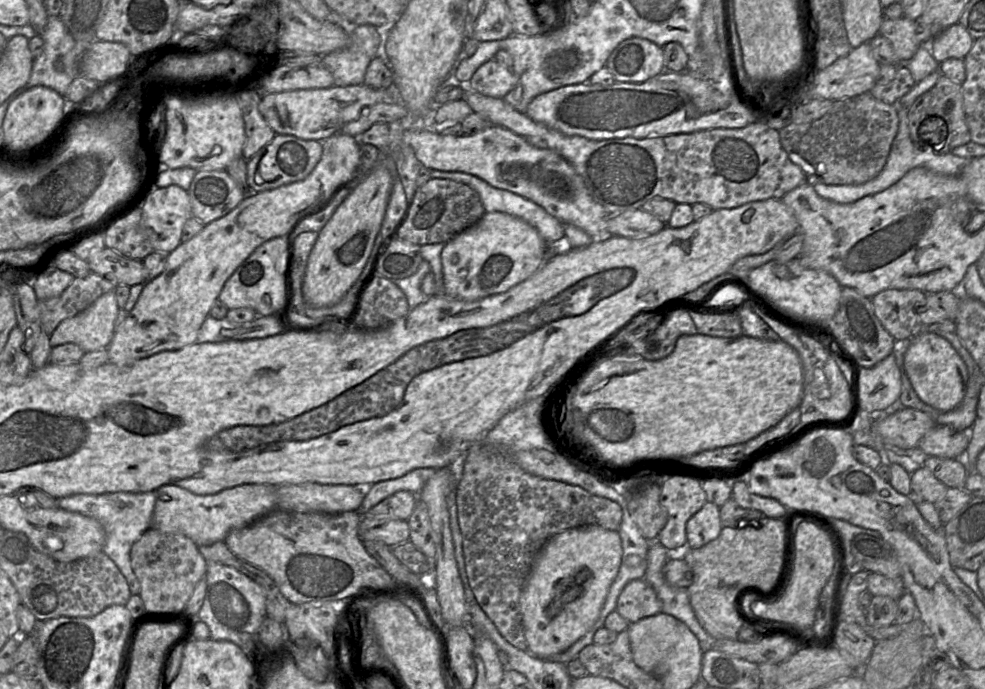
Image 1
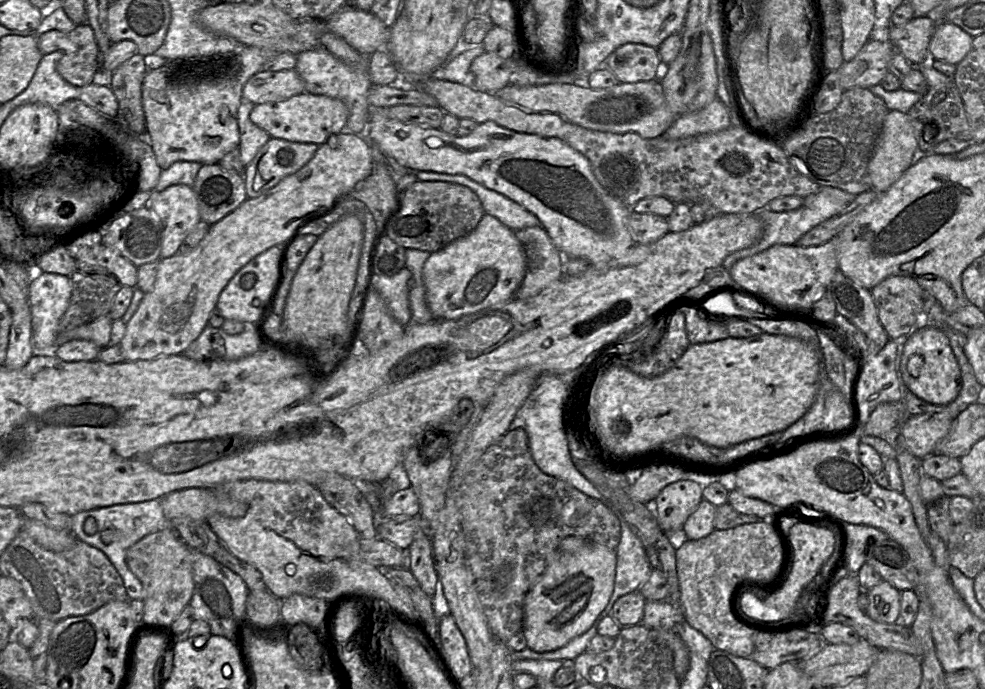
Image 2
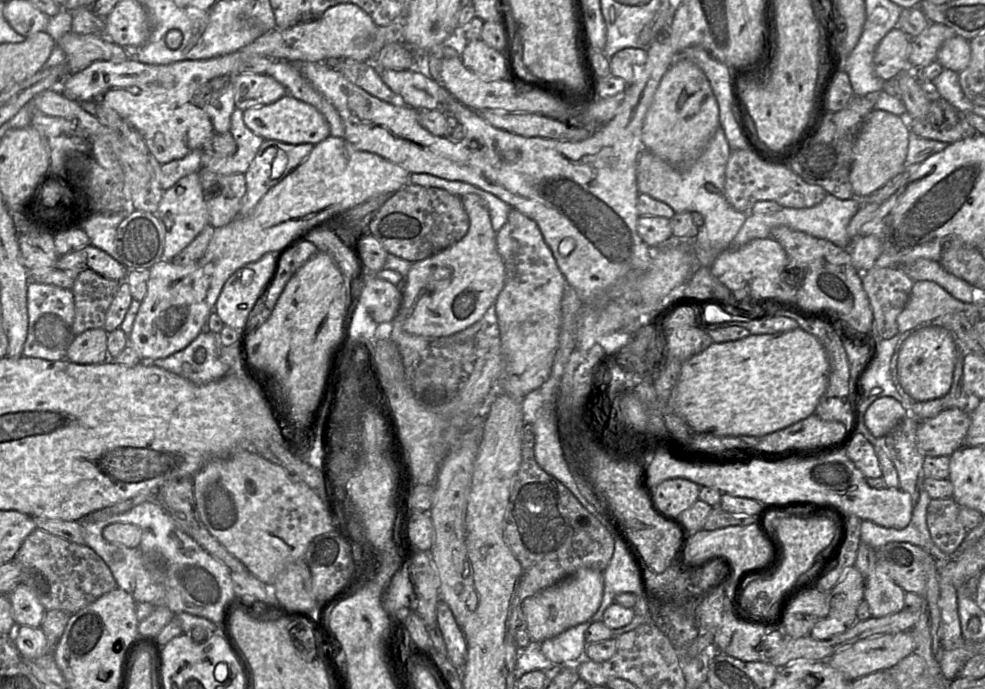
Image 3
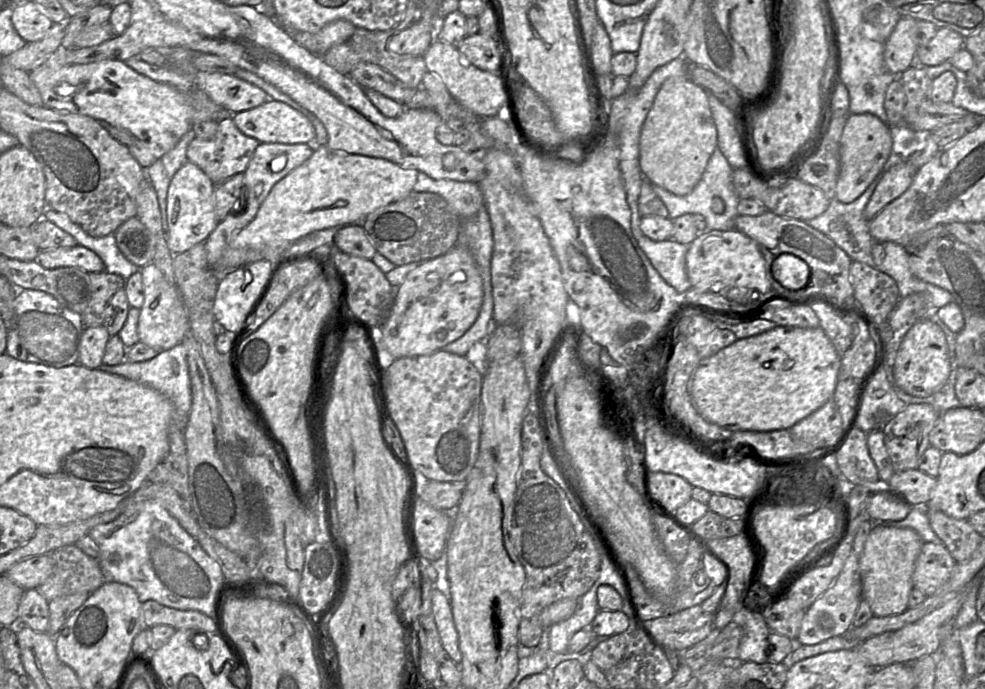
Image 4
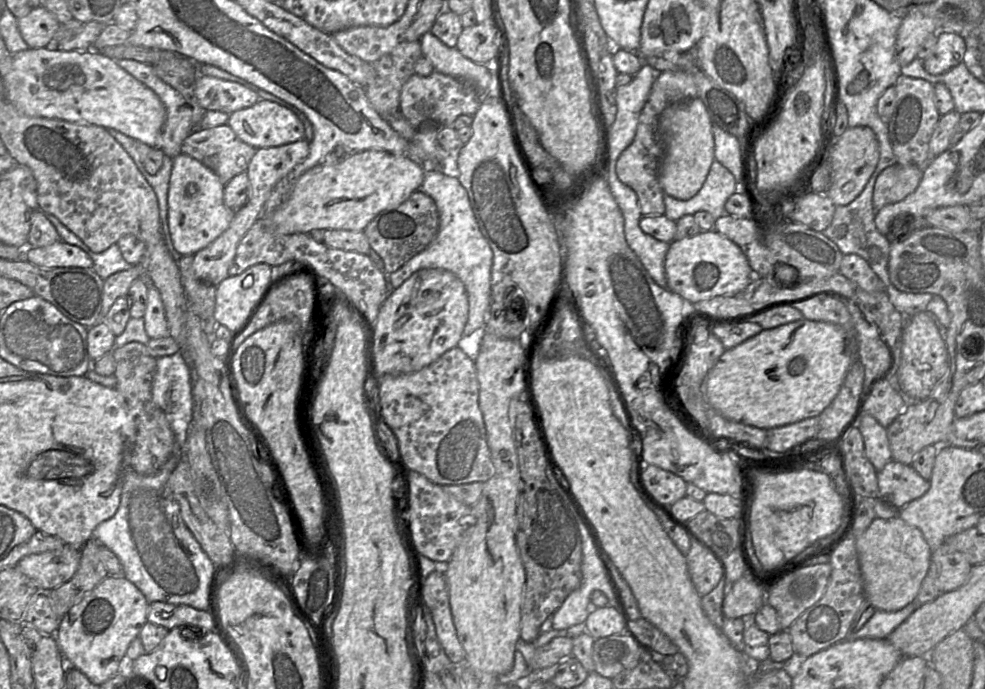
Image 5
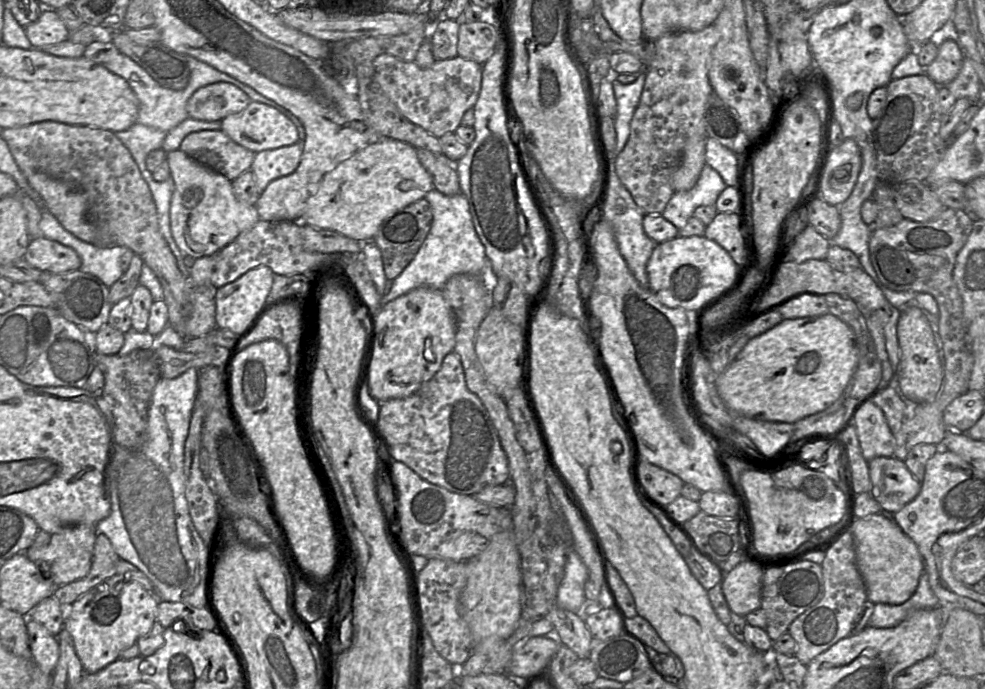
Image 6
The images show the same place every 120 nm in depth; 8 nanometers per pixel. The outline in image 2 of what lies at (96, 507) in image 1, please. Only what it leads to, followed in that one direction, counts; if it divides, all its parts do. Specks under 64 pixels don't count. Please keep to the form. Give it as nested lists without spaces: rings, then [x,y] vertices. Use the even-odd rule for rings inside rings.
[[[153,499],[137,503],[116,504],[112,506],[81,511],[72,515],[71,519],[71,531],[77,537],[77,539],[93,547],[96,547],[97,549],[102,551],[111,561],[111,563],[123,579],[129,600],[143,601],[144,587],[137,576],[135,576],[129,569],[126,562],[126,555],[127,550],[139,540],[141,540],[144,536],[167,528],[171,528],[170,520],[168,520],[164,515],[161,499]],[[88,518],[93,518],[96,521],[97,530],[94,534],[88,534],[85,532],[84,525],[85,521]],[[107,528],[120,530],[119,539],[110,544],[104,543],[101,535],[102,532]]]

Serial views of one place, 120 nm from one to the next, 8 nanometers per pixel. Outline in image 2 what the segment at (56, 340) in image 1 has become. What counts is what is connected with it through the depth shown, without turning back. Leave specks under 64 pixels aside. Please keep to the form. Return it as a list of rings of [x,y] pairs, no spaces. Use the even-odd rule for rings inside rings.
[[[108,314],[89,323],[77,326],[57,336],[57,345],[73,339],[84,339],[95,343],[98,347],[104,348],[110,345],[112,319]]]

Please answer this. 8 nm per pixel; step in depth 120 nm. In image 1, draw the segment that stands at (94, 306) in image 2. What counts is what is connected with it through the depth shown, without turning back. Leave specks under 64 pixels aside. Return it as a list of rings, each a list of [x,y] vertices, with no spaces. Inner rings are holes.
[[[96,273],[76,277],[57,297],[38,300],[38,309],[44,331],[50,336],[65,319],[85,310],[104,293],[117,285]]]

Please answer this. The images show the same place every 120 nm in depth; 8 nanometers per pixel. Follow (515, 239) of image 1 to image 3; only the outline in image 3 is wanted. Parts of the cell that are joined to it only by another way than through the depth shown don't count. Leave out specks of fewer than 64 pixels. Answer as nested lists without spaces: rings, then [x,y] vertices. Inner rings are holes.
[[[474,193],[459,197],[469,217],[469,229],[465,236],[445,249],[414,262],[407,274],[401,304],[392,320],[401,322],[401,327],[407,333],[428,338],[447,337],[458,333],[483,317],[504,286],[505,266],[497,251],[496,232],[492,228],[487,202]]]

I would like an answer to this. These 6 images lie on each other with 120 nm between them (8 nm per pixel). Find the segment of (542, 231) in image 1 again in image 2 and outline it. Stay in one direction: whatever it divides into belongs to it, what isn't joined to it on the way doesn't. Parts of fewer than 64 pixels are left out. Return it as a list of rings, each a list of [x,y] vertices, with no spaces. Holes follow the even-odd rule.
[[[417,171],[416,176],[419,181],[444,181],[470,188],[479,197],[486,214],[496,217],[514,231],[527,227],[541,226],[537,216],[523,206],[465,175]]]

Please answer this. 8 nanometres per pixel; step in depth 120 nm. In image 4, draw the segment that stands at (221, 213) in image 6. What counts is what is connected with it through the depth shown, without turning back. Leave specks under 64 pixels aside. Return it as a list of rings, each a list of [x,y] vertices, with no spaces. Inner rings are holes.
[[[186,161],[170,180],[167,192],[167,246],[172,254],[203,243],[218,225],[214,209],[215,184],[195,164]]]

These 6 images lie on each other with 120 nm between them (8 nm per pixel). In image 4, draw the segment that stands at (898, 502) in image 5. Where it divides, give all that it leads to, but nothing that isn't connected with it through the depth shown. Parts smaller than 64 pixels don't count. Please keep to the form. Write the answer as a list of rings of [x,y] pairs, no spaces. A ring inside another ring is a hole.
[[[912,469],[895,472],[886,487],[910,506],[925,506],[935,485],[936,477],[931,477],[919,469]]]

